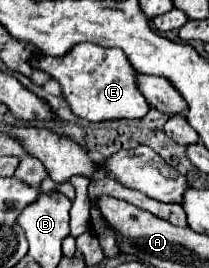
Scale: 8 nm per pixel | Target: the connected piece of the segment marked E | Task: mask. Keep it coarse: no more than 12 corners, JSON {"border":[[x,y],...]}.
{"border":[[79,43],[33,57],[77,117],[149,111],[121,49]]}

